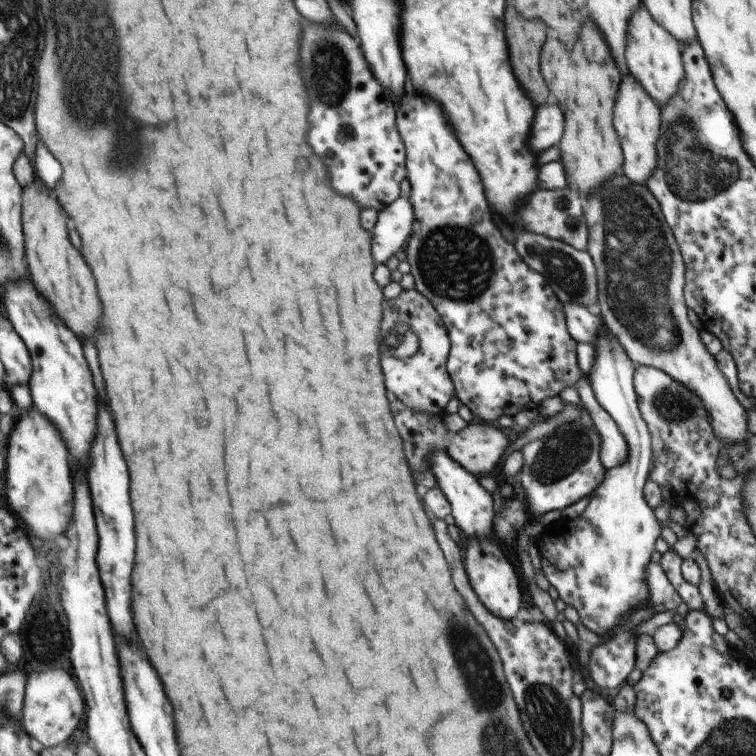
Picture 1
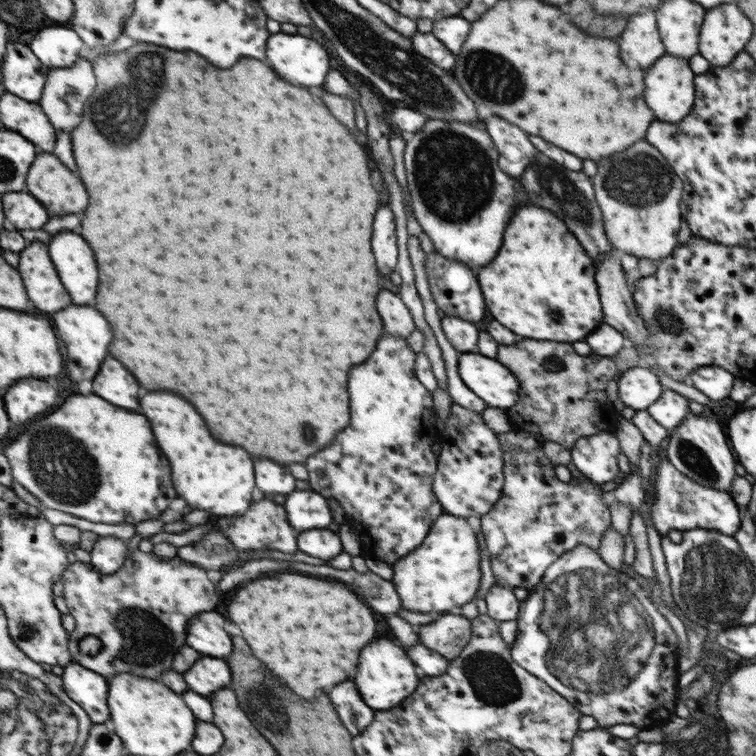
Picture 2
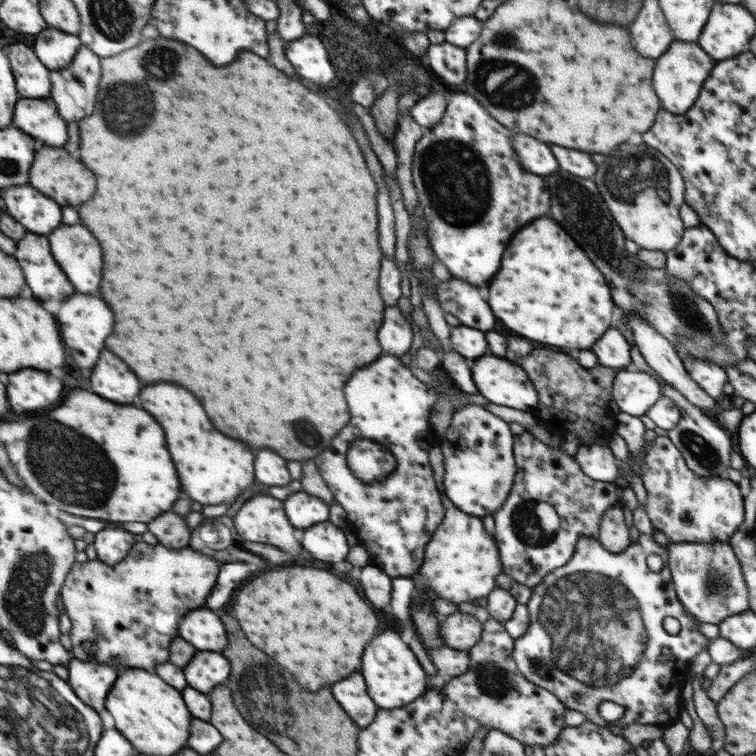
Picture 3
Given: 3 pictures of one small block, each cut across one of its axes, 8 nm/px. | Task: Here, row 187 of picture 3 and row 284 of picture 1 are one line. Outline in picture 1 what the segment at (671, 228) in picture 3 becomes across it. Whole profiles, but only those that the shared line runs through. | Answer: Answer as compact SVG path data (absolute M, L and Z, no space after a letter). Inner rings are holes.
M622 174L615 175L608 181L608 186L604 184L602 188L604 190L600 190L600 194L596 192L588 196L584 212L590 228L588 254L594 258L598 272L600 310L596 311L632 363L664 371L699 396L710 414L716 435L724 445L740 441L746 443L750 436L747 412L734 398L726 378L716 366L714 356L708 354L697 329L688 320L682 292L684 262L658 200L650 194L646 185L638 186ZM618 232L624 232L628 240L618 238ZM608 238L614 246L606 246ZM616 244L624 244L626 248L632 248L632 252L616 252ZM634 248L638 252L634 252Z

